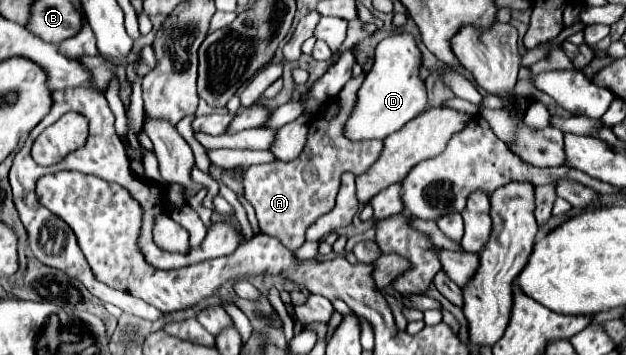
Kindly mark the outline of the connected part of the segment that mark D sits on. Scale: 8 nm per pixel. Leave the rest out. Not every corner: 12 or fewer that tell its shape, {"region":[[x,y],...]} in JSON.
{"region":[[411,34],[375,48],[343,132],[385,140],[427,108]]}

